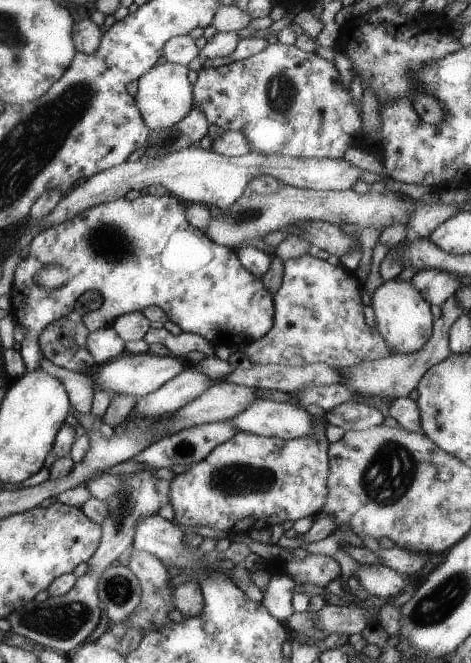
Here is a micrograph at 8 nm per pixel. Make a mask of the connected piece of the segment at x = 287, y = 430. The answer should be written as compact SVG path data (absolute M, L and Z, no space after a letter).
M257 399L230 419L238 431L283 440L296 439L314 431L314 416L288 402Z

